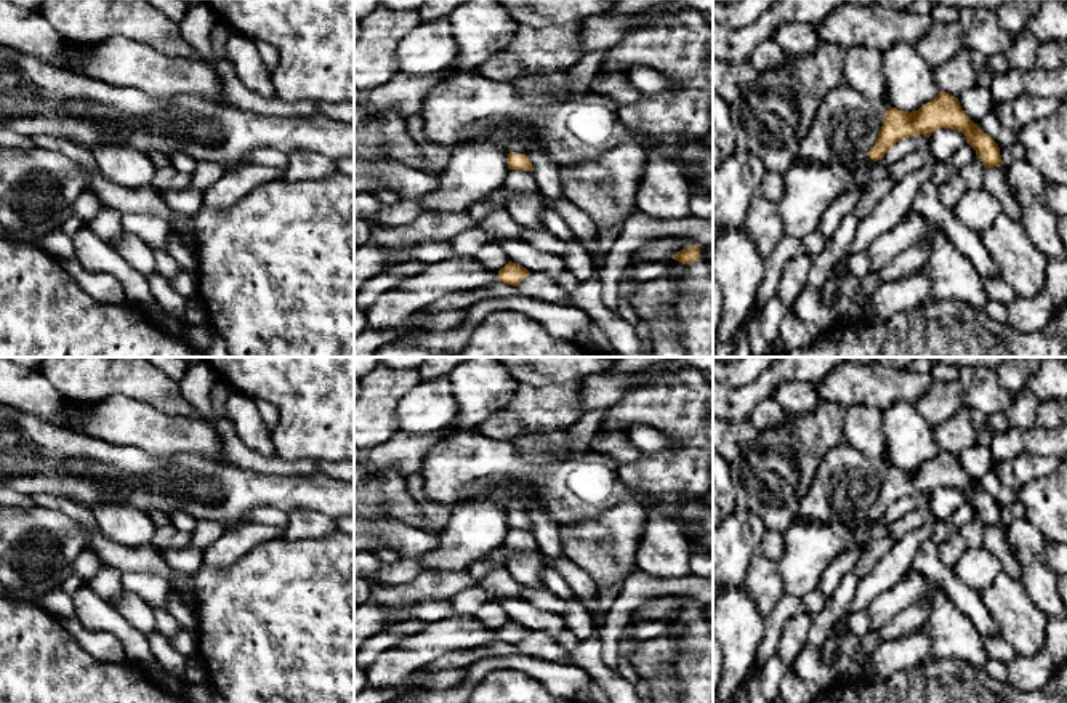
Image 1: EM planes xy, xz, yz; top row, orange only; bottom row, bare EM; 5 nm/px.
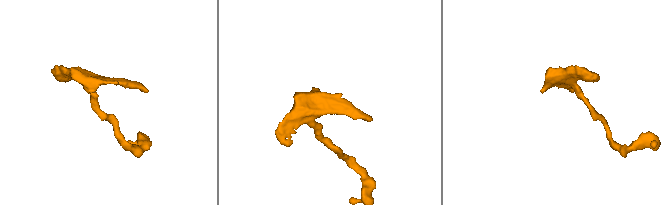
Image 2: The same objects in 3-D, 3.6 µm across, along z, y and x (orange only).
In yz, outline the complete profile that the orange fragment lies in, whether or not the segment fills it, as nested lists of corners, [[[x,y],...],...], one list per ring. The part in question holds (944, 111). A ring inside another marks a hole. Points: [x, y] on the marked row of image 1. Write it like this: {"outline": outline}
{"outline": [[[940,91],[932,101],[913,112],[889,106],[884,112],[883,127],[878,131],[875,146],[867,154],[848,159],[843,165],[852,168],[867,163],[870,159],[878,162],[900,139],[920,135],[929,138],[939,128],[961,131],[984,168],[1003,165],[998,144],[964,114],[958,98],[945,91]]]}

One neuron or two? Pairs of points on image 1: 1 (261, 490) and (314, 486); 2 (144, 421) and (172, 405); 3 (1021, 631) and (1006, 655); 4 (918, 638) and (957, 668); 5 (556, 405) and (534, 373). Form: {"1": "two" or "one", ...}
{"1": "one", "2": "two", "3": "two", "4": "two", "5": "two"}

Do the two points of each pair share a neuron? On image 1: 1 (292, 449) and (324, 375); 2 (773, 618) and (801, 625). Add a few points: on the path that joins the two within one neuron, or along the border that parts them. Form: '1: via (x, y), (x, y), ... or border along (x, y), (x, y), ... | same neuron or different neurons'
1: via (305, 431), (324, 412), (324, 393) | same neuron
2: border along (806, 609), (787, 622), (776, 654) | different neurons

